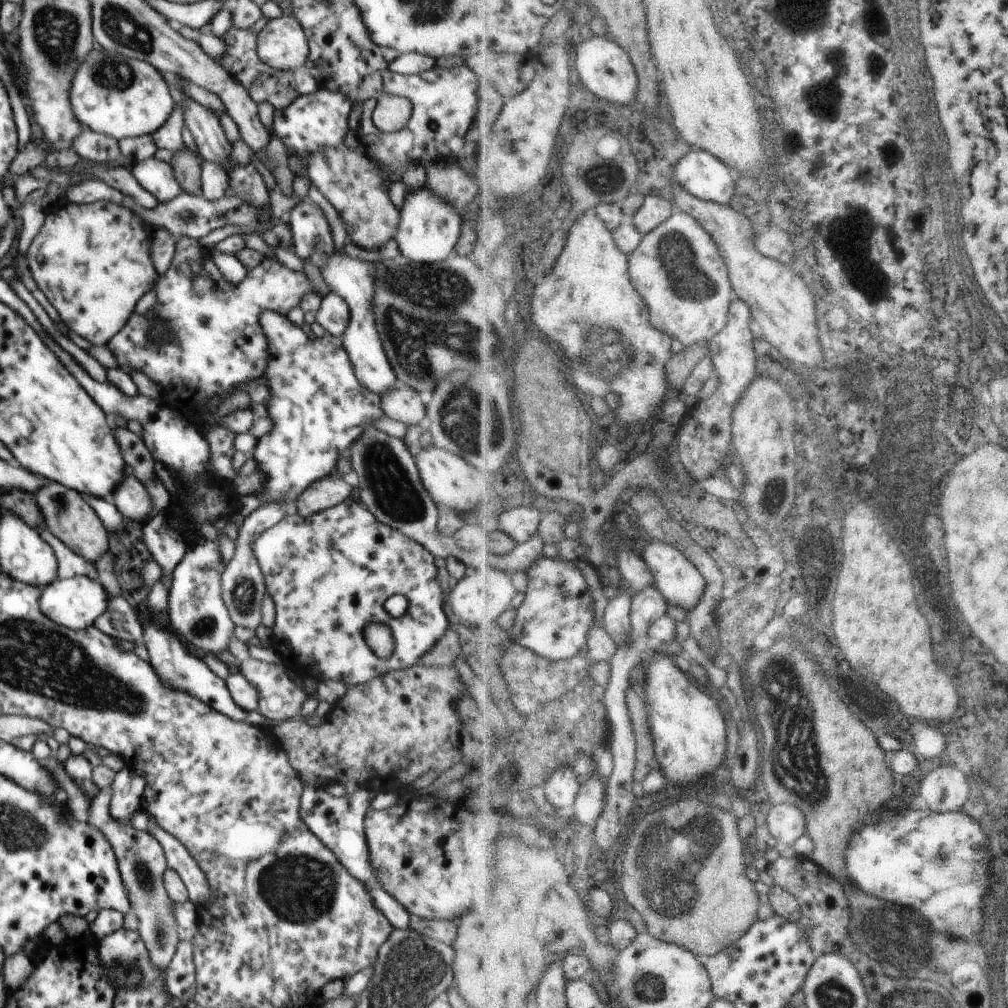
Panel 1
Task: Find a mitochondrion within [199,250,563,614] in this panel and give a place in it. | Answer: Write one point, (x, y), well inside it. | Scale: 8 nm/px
(412, 325)

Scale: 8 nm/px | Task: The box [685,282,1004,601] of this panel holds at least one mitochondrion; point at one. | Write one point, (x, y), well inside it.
(874, 463)

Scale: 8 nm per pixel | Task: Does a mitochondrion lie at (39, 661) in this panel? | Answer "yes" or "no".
yes

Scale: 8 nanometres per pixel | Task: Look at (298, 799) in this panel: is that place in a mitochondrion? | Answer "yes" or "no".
no

